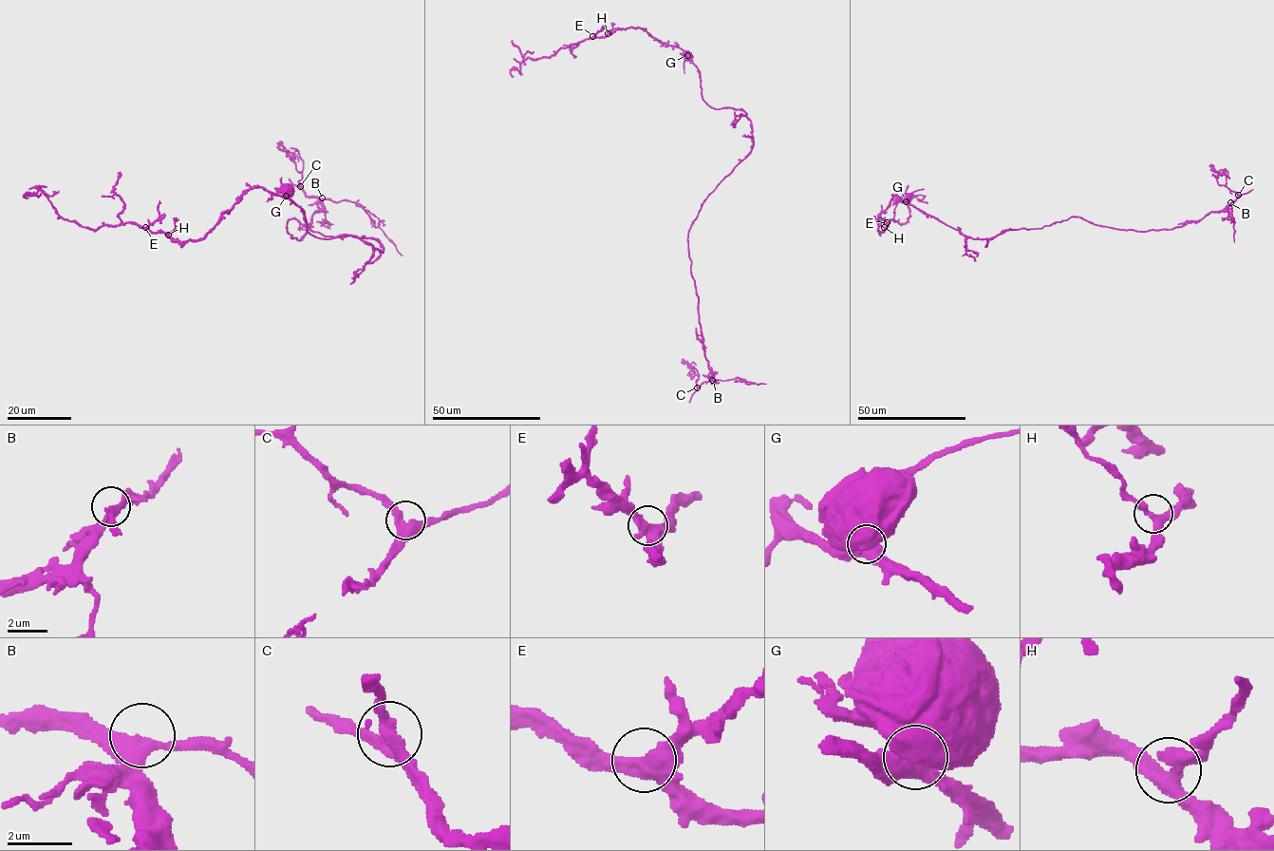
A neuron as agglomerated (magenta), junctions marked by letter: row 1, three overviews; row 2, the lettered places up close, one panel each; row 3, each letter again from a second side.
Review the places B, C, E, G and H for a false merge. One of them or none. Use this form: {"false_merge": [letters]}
{"false_merge": ["G"]}

